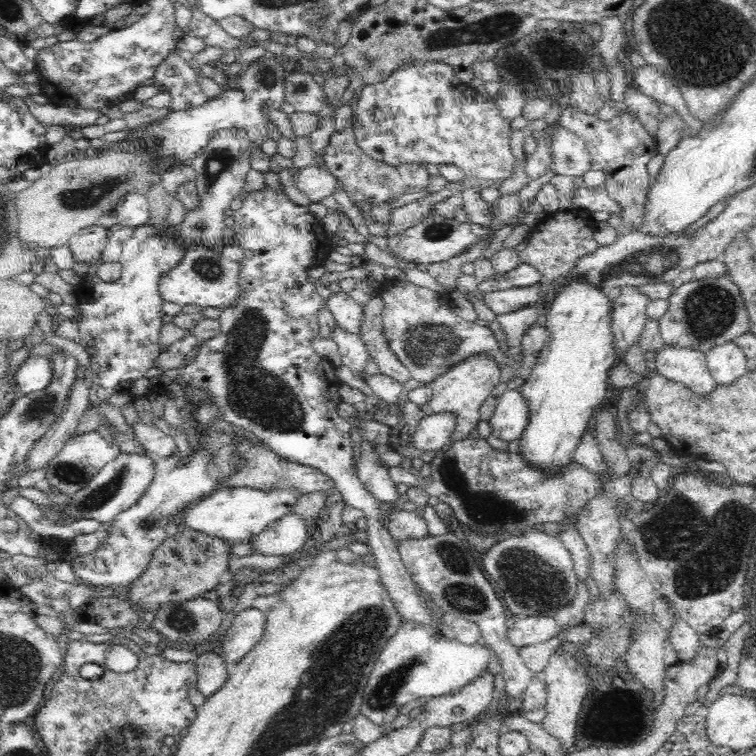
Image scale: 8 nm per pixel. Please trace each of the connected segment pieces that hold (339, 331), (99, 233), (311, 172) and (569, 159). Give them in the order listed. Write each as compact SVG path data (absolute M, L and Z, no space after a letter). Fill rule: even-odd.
M337 325L330 338L334 339L338 345L342 364L348 366L354 376L360 376L365 380L364 367L366 362L368 362L369 352L361 336L359 334L350 334Z
M96 224L73 234L67 246L72 250L74 261L90 264L100 258L107 243L107 230Z
M310 164L301 168L293 176L294 186L308 196L311 203L320 202L322 198L332 195L334 189L341 186L341 182L330 174L325 167Z
M559 125L551 144L551 159L555 174L574 177L586 174L594 162L582 139Z

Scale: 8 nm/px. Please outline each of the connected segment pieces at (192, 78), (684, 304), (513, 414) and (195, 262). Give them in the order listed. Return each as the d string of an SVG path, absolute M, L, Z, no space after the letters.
M170 50L166 61L154 70L153 76L155 82L164 85L171 94L171 111L198 108L209 99L199 87L196 71L177 54L179 51Z
M728 274L721 278L696 279L678 286L667 301L670 306L659 322L662 340L668 346L686 346L706 353L714 346L724 346L737 336L749 333L748 306Z
M510 386L497 400L498 405L489 419L492 434L506 442L518 440L529 419L526 399L518 388Z
M191 245L184 248L184 252L182 262L161 279L162 299L178 305L194 305L201 309L218 308L221 311L235 306L234 302L238 302L241 296L240 263L224 258L221 253L206 245Z

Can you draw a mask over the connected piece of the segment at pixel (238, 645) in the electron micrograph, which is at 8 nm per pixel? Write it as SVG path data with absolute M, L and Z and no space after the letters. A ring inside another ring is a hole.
M256 607L240 611L223 635L218 651L226 664L238 664L262 638L266 615Z

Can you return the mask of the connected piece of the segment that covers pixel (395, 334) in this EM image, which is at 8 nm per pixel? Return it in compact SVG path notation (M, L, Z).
M396 281L393 286L382 290L379 296L384 304L383 334L388 341L388 349L411 372L415 384L433 382L458 362L464 362L474 354L489 354L500 367L501 382L514 383L518 369L508 365L508 358L491 328L460 319L450 310L450 296L444 291L434 292L408 281Z

